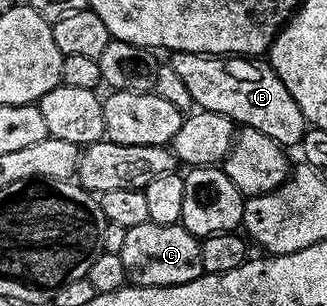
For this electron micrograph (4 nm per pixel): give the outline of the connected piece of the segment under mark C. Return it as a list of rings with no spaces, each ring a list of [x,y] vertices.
[[[153,221],[138,223],[138,227],[124,230],[120,252],[122,267],[126,267],[128,281],[136,287],[166,287],[190,283],[205,274],[200,242],[201,238],[186,231],[181,224],[163,225]]]

